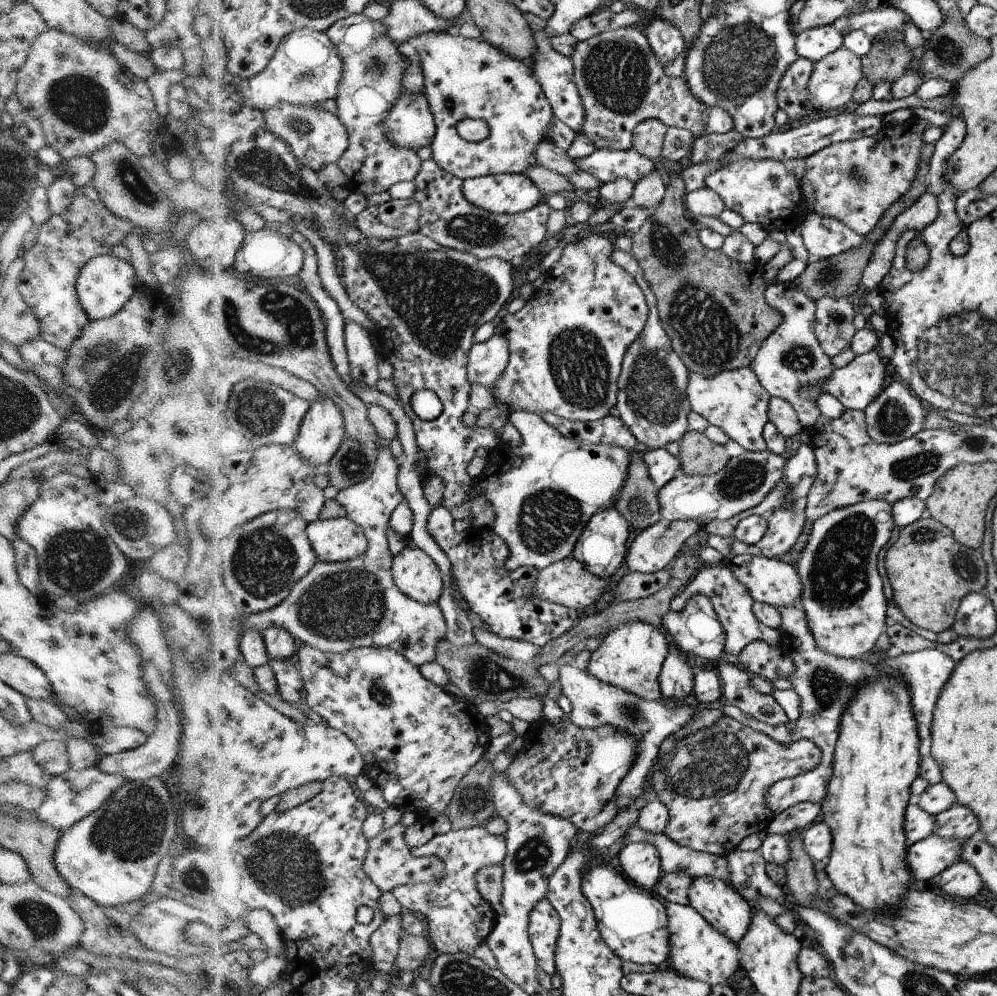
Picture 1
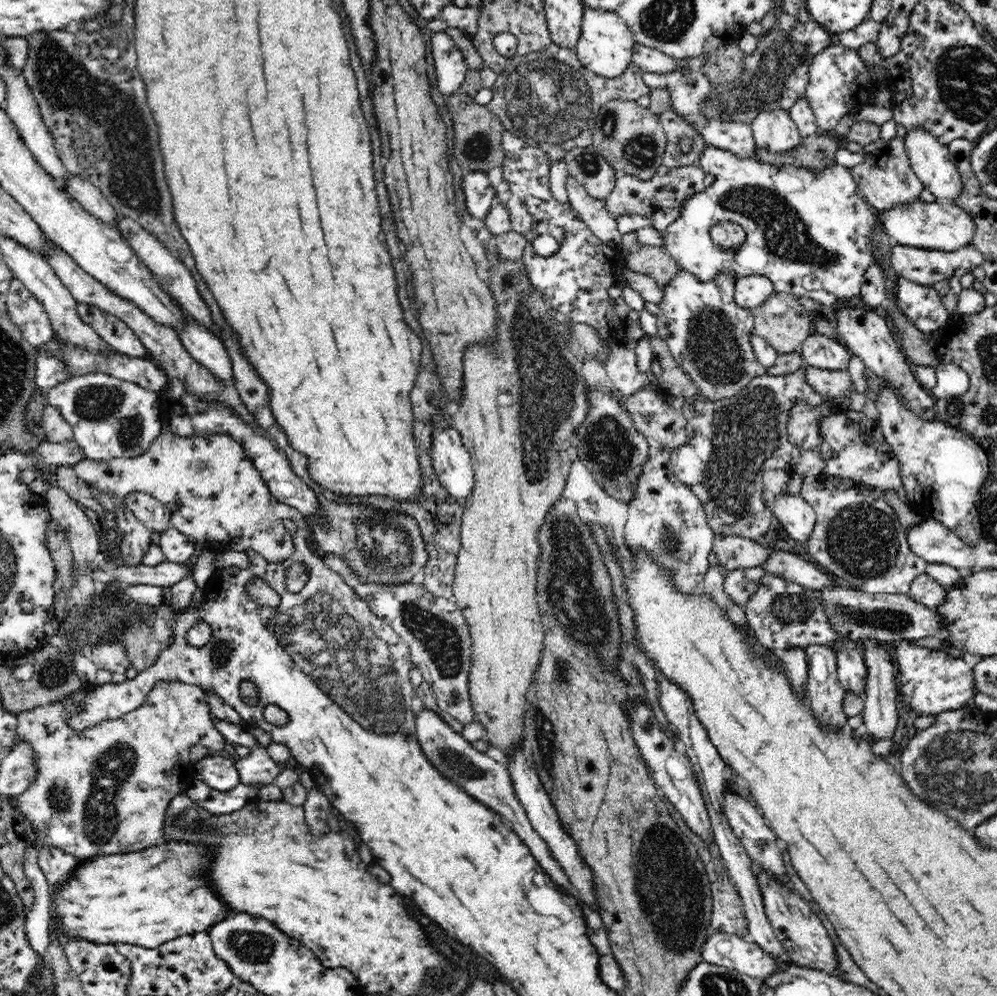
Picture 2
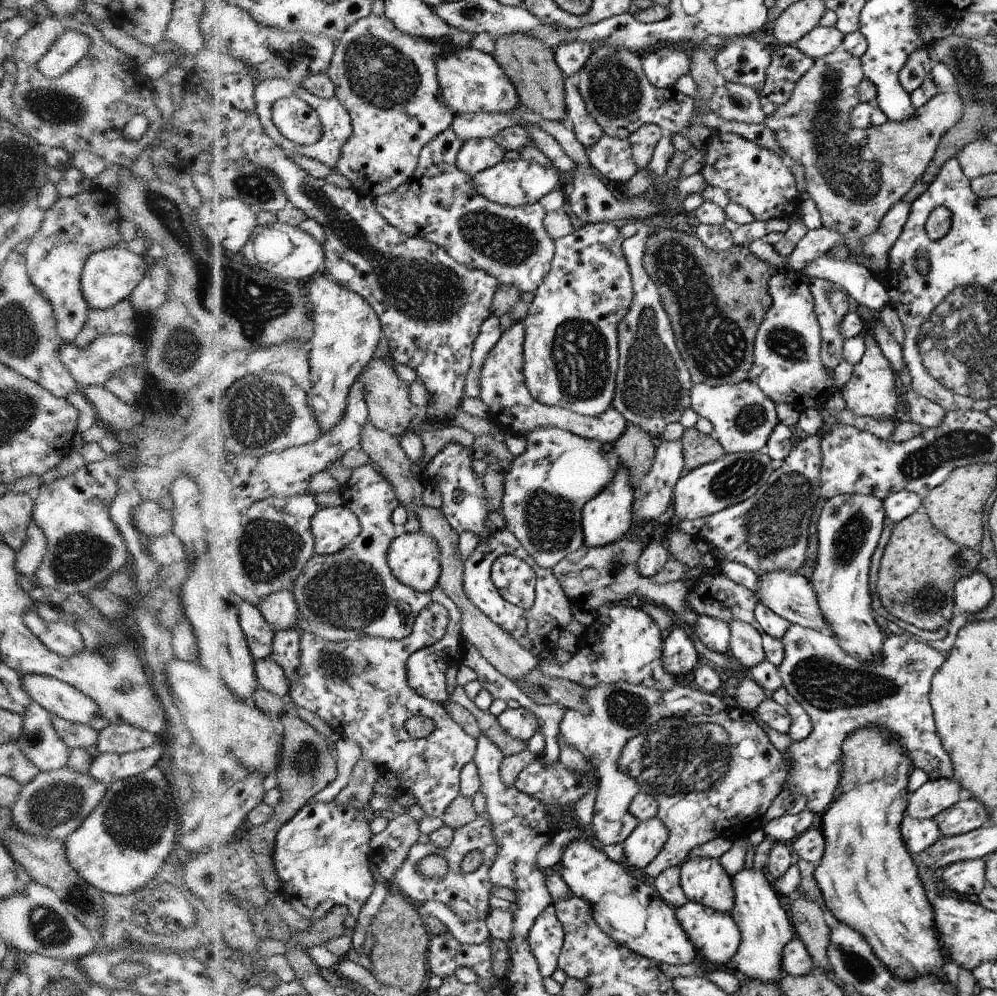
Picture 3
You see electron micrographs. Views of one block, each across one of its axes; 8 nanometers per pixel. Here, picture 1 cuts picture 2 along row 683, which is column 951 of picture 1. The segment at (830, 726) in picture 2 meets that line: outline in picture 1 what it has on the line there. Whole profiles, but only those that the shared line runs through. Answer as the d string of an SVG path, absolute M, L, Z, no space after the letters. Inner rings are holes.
M955 803L948 810L935 816L935 819L936 828L933 835L938 838L967 841L979 835L979 818L976 818L974 812L967 806Z

